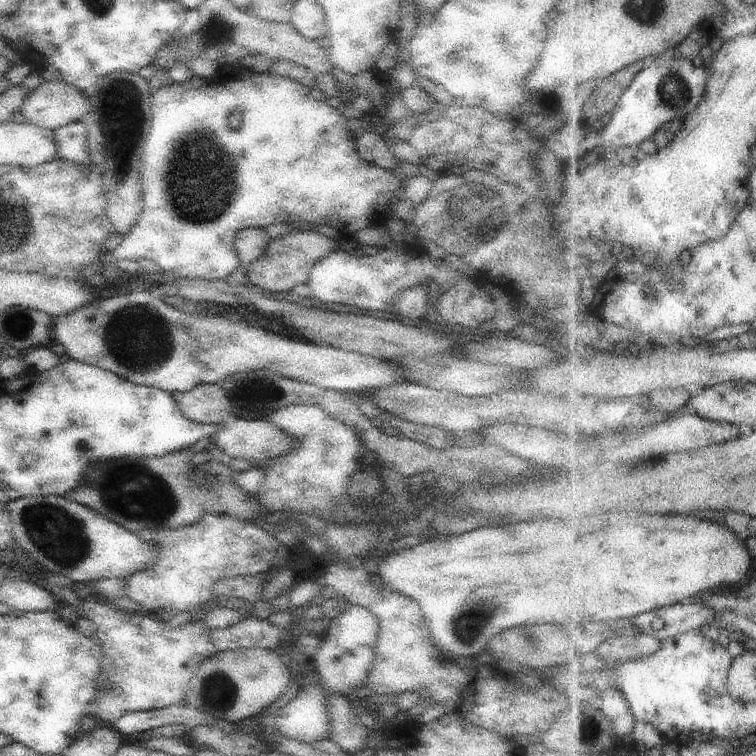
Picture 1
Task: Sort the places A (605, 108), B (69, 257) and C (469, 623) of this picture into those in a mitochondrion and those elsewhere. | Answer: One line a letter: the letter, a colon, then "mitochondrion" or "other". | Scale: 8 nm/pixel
A: other
B: other
C: mitochondrion

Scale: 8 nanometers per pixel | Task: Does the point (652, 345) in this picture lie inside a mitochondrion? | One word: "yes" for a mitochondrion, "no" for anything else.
no

